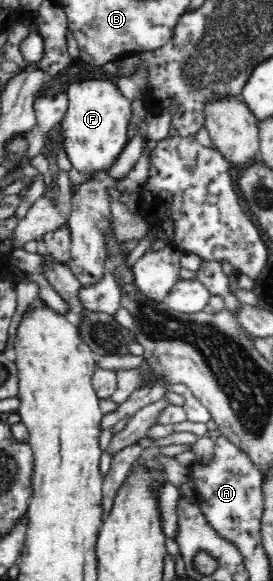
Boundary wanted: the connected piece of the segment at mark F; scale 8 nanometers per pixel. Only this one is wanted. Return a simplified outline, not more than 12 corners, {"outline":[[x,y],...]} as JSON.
{"outline":[[110,80],[74,82],[60,124],[72,166],[109,170],[131,101]]}

